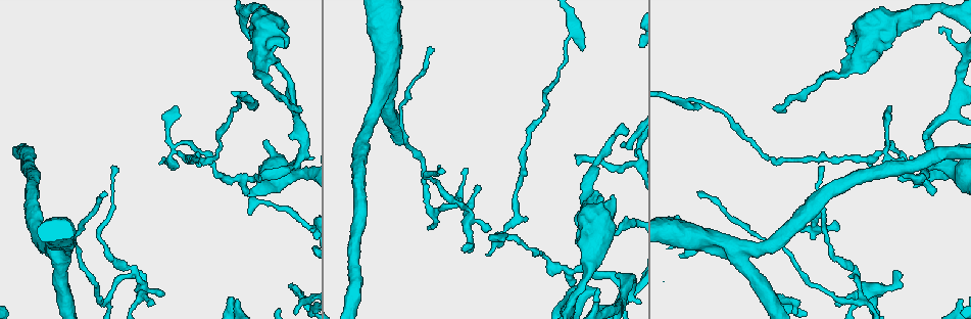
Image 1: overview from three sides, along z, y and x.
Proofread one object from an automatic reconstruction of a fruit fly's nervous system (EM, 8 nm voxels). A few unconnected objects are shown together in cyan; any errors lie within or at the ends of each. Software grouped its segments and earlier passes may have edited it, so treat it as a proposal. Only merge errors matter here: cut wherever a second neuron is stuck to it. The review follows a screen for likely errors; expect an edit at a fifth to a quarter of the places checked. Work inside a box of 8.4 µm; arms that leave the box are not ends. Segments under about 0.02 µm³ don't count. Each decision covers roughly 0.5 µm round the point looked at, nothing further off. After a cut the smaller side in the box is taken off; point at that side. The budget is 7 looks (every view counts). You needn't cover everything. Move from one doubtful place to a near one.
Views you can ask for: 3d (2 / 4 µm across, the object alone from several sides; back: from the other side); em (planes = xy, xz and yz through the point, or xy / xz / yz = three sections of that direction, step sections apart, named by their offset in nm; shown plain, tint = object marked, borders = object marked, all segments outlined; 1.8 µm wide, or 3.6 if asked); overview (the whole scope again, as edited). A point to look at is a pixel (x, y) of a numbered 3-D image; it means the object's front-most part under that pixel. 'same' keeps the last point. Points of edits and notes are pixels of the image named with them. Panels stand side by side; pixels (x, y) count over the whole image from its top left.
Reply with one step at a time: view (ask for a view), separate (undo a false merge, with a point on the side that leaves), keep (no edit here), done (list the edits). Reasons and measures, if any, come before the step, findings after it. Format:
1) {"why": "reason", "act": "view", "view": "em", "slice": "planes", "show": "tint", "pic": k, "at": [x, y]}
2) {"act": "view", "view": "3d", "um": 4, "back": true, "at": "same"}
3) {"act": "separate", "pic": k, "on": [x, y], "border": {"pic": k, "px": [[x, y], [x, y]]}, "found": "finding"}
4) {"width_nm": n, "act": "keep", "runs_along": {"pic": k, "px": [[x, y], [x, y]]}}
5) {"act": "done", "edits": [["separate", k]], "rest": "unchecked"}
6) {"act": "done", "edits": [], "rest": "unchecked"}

{"why": "arms part here", "act": "view", "view": "em", "slice": "planes", "show": "tint", "pic": 1, "at": [889, 146]}

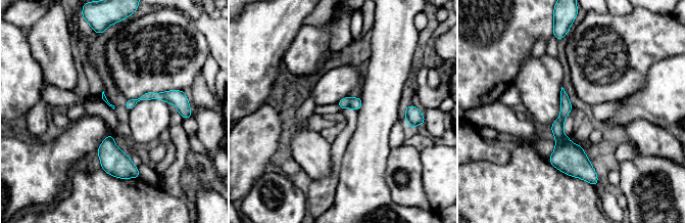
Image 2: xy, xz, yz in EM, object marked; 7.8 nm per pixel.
{"act": "keep", "runs_along": {"pic": 2, "px": [[562, 93], [559, 136], [577, 171]]}, "found": "continuous, no second neuron"}

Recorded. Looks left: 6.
{"why": "arms part here", "act": "view", "view": "3d", "um": 2, "pic": 1, "at": [132, 274]}

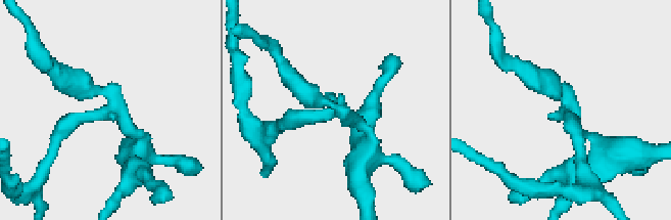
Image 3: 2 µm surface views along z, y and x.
{"arms": 3, "act": "view", "view": "em", "slice": "yz", "step": 8, "show": "tint", "pic": 3, "at": [567, 112]}

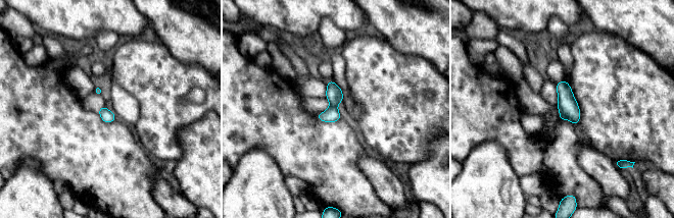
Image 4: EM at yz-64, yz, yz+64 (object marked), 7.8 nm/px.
{"act": "view", "view": "em", "slice": "xy", "step": 16, "show": "tint", "at": "same"}

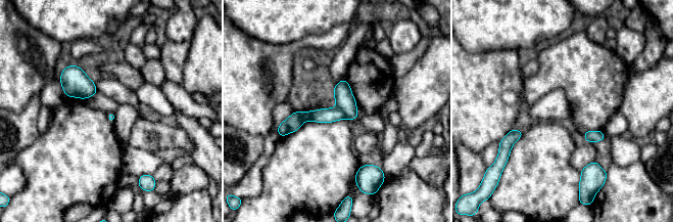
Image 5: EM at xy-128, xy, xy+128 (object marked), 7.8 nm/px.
{"width_nm": 60, "act": "separate", "pic": 5, "on": [335, 114], "border": {"pic": 5, "px": [[337, 106], [342, 110], [345, 118]]}, "found": "a second neuron is stuck on"}

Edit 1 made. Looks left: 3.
{"act": "view", "view": "overview"}

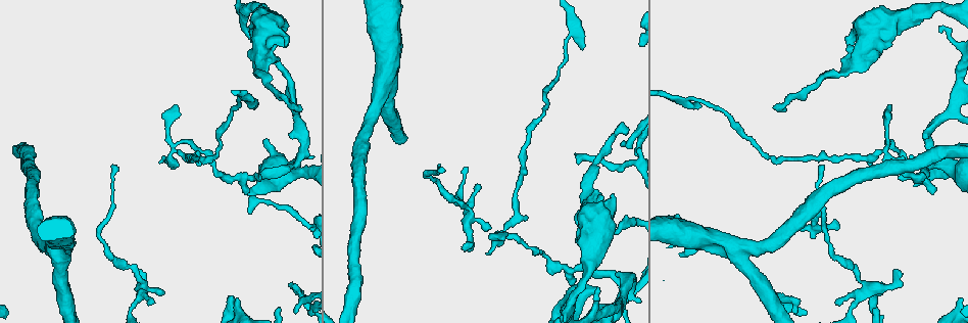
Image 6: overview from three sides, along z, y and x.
{"why": "sharp bend", "act": "view", "view": "em", "slice": "planes", "show": "plain", "pic": 6, "at": [297, 163]}

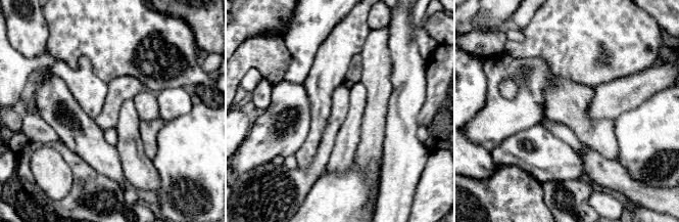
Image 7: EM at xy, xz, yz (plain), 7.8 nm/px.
{"why": "what lies round it", "act": "view", "view": "em", "slice": "planes", "show": "borders", "at": "same"}

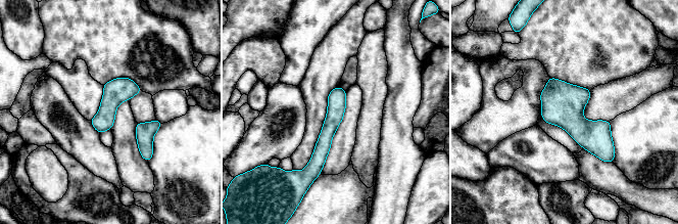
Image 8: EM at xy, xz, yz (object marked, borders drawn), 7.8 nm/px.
{"width_nm": 140, "act": "keep", "found": "continuous, no second neuron"}

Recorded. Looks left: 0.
{"act": "done", "edits": [["separate", 5]], "rest": "unchecked"}

